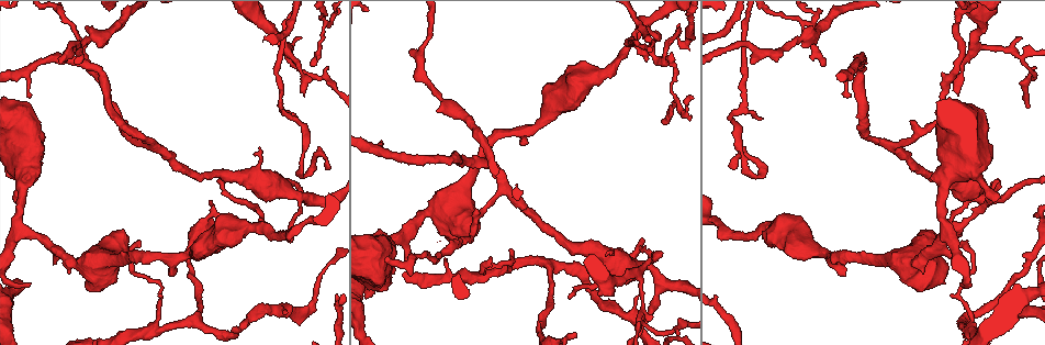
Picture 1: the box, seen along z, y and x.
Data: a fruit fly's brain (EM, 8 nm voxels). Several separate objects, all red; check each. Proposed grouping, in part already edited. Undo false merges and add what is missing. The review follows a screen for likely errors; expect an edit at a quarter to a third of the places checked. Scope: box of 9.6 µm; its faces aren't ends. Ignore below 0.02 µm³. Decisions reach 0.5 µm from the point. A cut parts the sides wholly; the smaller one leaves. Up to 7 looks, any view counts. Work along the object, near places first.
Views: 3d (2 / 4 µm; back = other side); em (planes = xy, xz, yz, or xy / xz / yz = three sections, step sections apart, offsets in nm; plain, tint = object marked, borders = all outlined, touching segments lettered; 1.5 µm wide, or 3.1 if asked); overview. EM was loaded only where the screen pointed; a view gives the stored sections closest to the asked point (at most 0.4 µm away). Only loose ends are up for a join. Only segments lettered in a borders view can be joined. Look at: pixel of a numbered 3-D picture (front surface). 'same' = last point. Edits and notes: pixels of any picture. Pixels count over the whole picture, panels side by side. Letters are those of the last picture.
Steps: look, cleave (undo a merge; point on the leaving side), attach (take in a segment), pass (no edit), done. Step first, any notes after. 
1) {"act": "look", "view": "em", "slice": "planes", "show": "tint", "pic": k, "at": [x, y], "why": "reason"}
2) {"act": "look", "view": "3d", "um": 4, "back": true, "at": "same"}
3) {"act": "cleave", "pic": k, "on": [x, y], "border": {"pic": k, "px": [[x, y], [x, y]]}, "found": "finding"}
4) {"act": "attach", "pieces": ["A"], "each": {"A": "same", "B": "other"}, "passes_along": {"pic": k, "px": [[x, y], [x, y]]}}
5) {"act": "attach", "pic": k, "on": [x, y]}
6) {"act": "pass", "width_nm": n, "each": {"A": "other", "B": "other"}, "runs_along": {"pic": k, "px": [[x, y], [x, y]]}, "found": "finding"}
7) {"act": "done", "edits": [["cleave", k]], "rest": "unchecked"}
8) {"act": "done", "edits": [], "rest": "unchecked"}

{"act": "look", "view": "em", "slice": "yz", "step": 8, "show": "tint", "pic": 1, "at": [651, 255], "why": "thin end"}

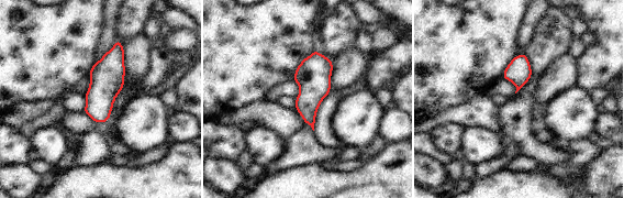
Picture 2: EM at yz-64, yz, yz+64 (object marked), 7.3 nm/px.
{"act": "look", "view": "em", "slice": "xy", "step": 4, "show": "borders", "at": "same", "why": "another direction"}

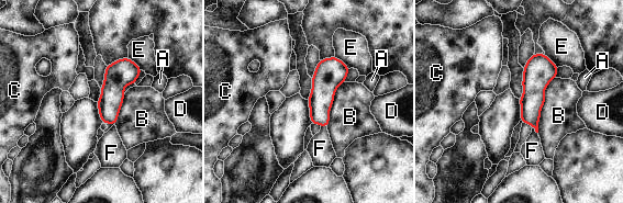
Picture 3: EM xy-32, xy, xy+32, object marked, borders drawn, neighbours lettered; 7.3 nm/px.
{"act": "attach", "pieces": ["F"], "width_nm": 170, "each": {"A": "other", "B": "other", "C": "other", "D": "other", "E": "other", "F": "same"}, "passes_along": {"pic": 3, "px": [[533, 98], [535, 130], [532, 150]]}, "found": "the neuron continues"}

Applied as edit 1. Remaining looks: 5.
{"act": "look", "view": "em", "slice": "planes", "show": "tint", "pic": 1, "at": [1037, 250]}

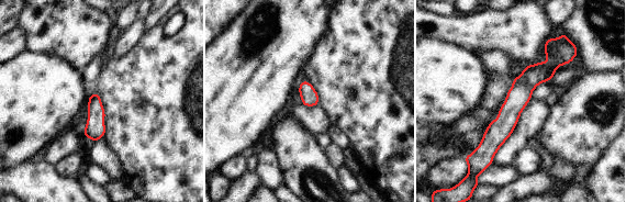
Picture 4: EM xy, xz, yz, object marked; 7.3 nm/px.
{"act": "look", "view": "em", "slice": "planes", "show": "borders", "at": "same", "why": "what lies round it"}

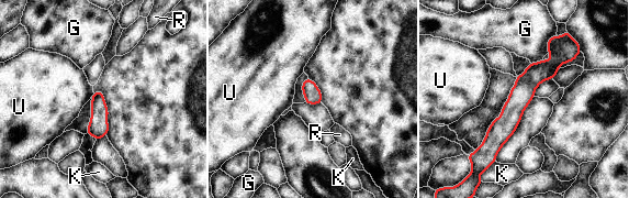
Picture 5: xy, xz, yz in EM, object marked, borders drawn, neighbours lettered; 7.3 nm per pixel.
{"act": "pass", "longest_contact_nm": ["G", 170], "each": {"G": "other", "K": "other", "R": "other", "U": "other"}, "border": {"pic": 5, "px": [[93, 92], [91, 96]]}, "found": "continuous, no second neuron"}

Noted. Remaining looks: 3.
{"act": "look", "view": "3d", "um": 2, "pic": 1, "at": [285, 58], "why": "three arms meet"}

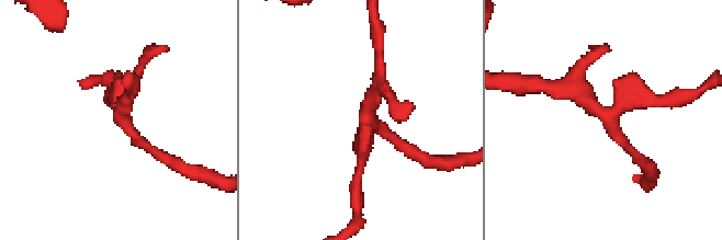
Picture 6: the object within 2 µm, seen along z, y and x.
{"act": "look", "view": "em", "slice": "planes", "show": "tint", "pic": 6, "at": [121, 111]}

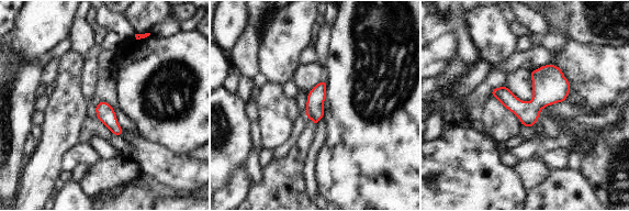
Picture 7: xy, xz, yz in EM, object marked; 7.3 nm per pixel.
{"act": "look", "view": "em", "slice": "planes", "show": "borders", "at": "same", "why": "what lies round it"}

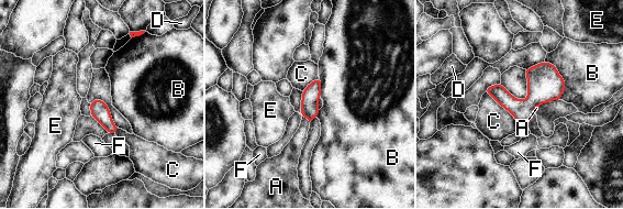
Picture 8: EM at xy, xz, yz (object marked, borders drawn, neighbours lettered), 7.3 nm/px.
{"act": "pass", "width_nm": 130, "each": {"A": "other", "B": "other", "C": "other", "D": "other", "E": "other", "F": "other"}, "border": {"pic": 8, "px": [[545, 61], [564, 80], [559, 99]]}, "found": "one neuron here"}

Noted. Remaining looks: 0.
{"act": "done", "edits": [["attach", 3]], "rest": "unchecked"}

